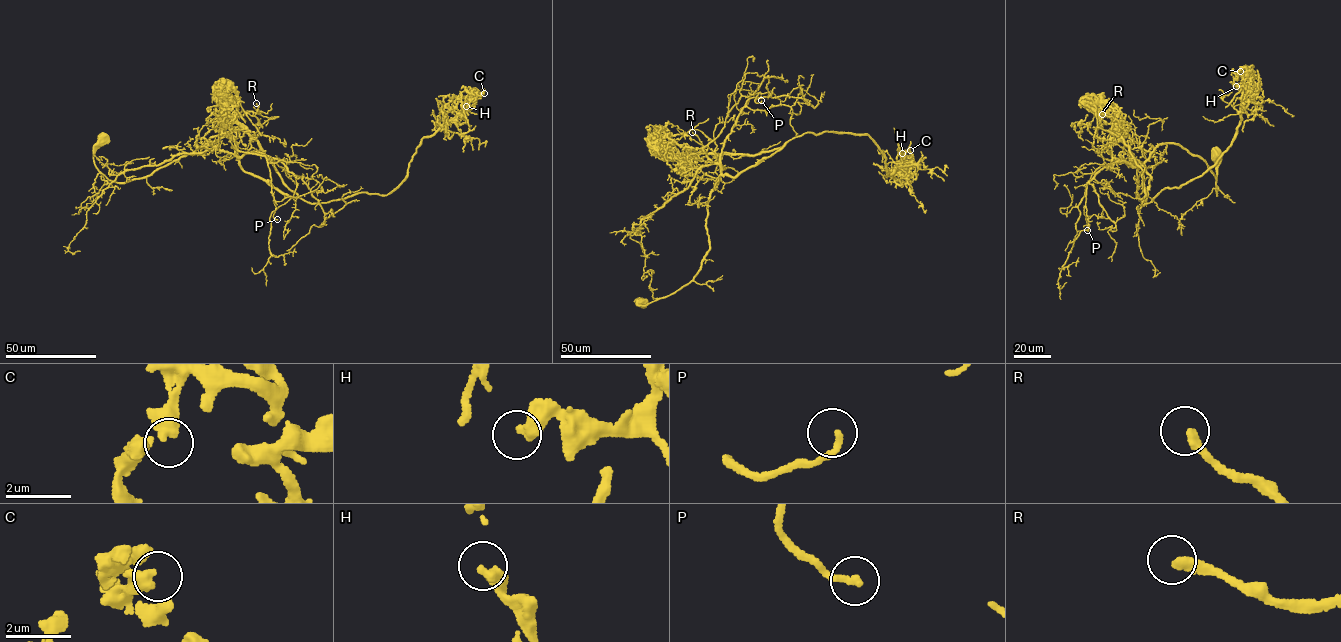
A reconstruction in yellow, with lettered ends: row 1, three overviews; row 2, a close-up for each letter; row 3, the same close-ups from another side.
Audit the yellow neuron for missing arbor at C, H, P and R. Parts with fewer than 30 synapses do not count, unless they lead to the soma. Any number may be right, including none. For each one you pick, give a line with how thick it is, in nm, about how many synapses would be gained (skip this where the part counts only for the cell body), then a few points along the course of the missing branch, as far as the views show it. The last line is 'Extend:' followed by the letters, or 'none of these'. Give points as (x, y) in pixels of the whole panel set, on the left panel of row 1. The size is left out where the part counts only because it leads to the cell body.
Extend: none of these

